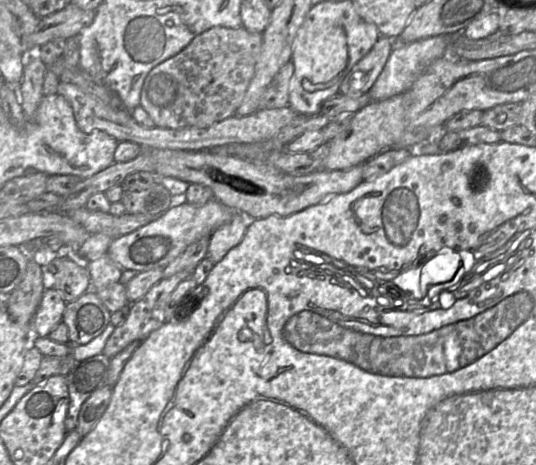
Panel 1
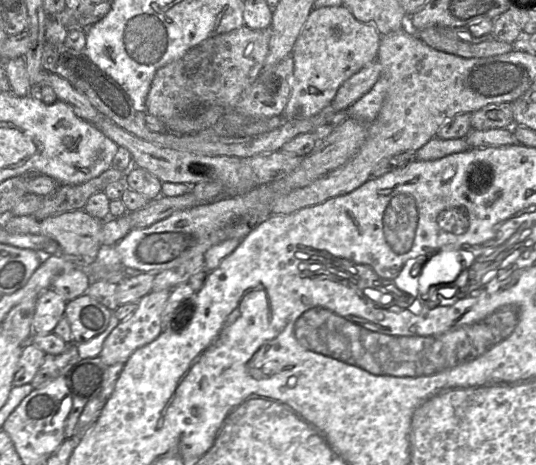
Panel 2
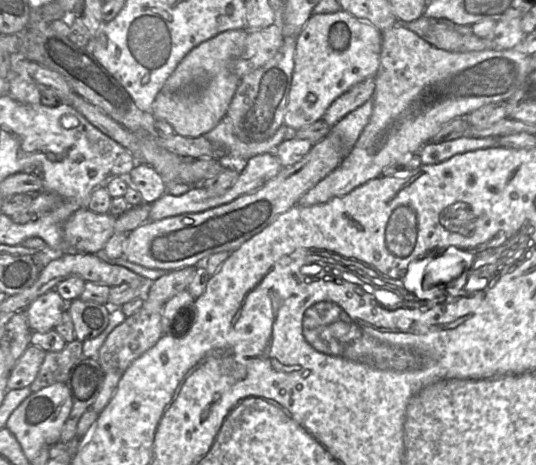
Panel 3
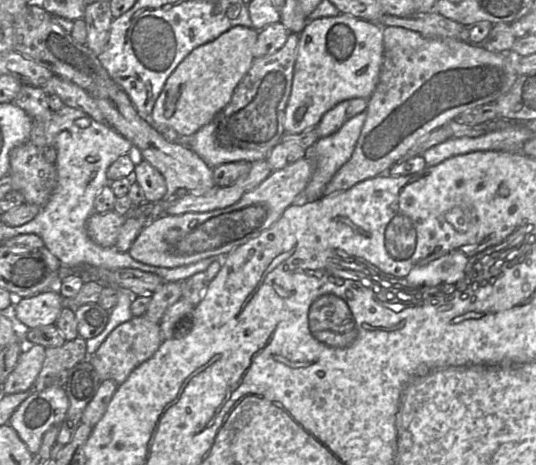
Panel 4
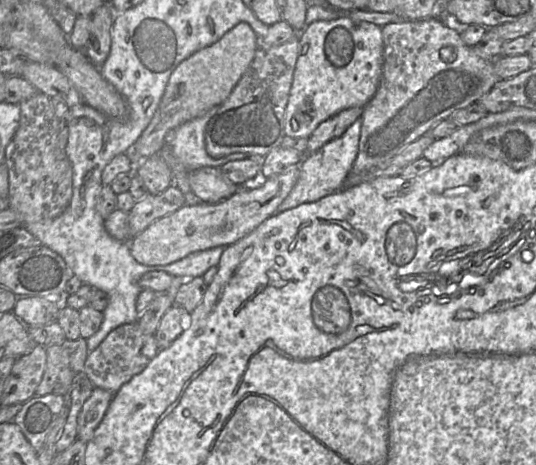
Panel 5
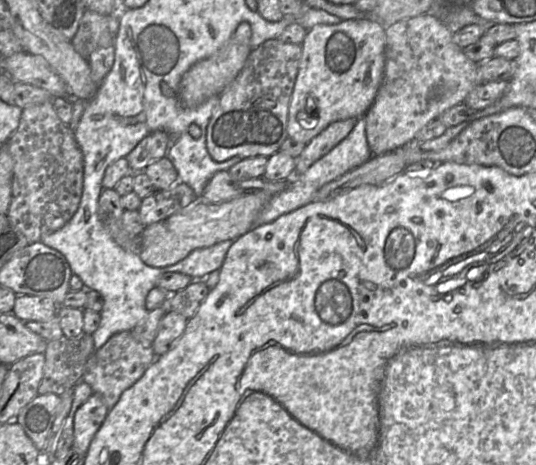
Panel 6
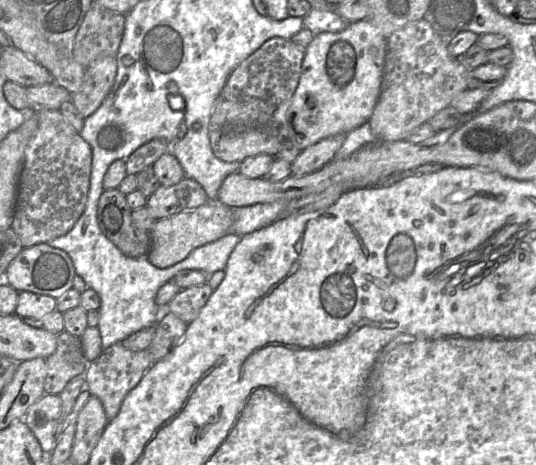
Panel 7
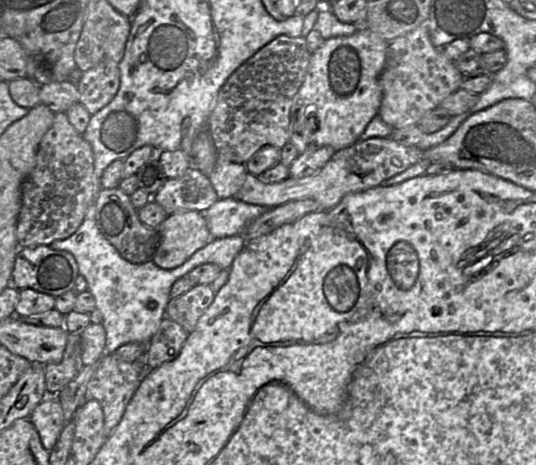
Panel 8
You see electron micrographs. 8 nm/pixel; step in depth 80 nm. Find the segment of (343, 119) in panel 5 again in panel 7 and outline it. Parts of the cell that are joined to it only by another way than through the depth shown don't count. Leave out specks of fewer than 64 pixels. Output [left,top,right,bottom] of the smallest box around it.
[292,134,345,177]

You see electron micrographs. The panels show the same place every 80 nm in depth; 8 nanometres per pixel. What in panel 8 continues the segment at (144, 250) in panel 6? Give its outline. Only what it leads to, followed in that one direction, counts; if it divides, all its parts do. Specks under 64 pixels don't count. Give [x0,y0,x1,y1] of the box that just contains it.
[152,211,212,270]

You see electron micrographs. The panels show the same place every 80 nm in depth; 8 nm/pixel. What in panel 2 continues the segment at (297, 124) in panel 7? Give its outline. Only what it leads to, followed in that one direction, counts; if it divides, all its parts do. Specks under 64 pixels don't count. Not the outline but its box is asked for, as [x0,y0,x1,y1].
[283,5,381,119]

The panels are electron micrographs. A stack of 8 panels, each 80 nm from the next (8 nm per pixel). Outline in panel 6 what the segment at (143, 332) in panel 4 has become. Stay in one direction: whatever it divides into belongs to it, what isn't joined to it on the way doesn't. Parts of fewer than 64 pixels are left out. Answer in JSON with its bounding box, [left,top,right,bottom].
[83,331,156,410]

